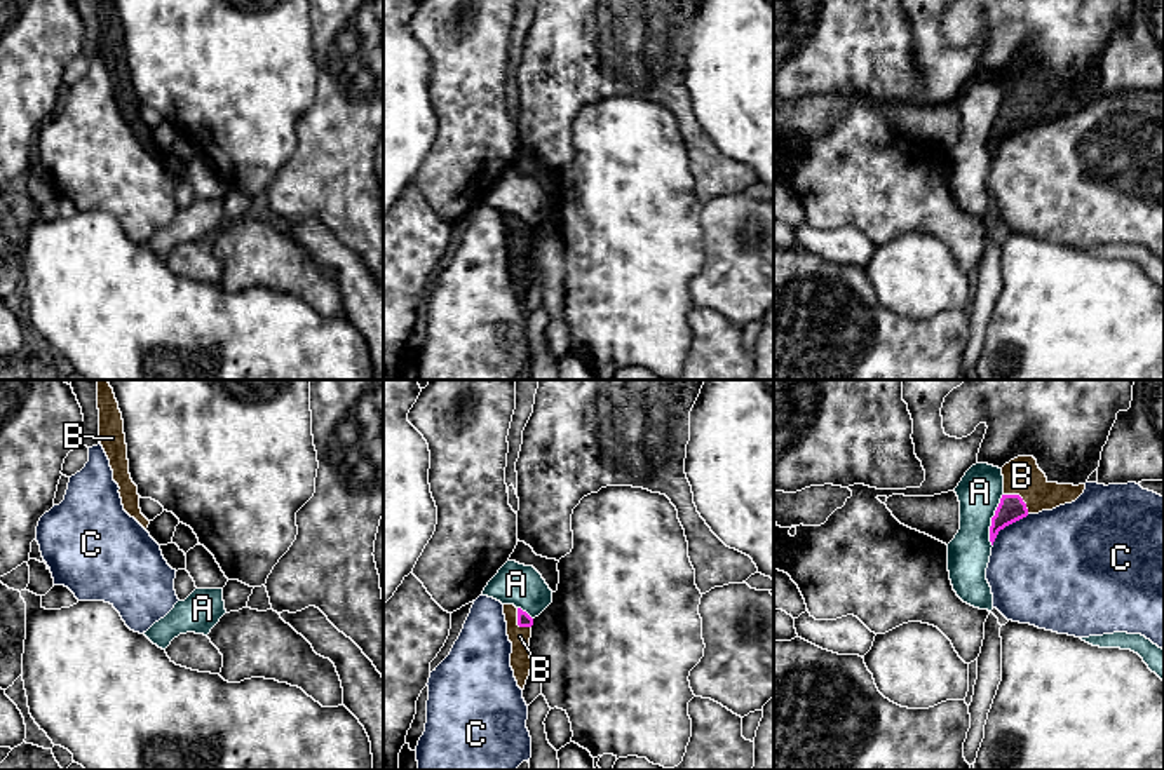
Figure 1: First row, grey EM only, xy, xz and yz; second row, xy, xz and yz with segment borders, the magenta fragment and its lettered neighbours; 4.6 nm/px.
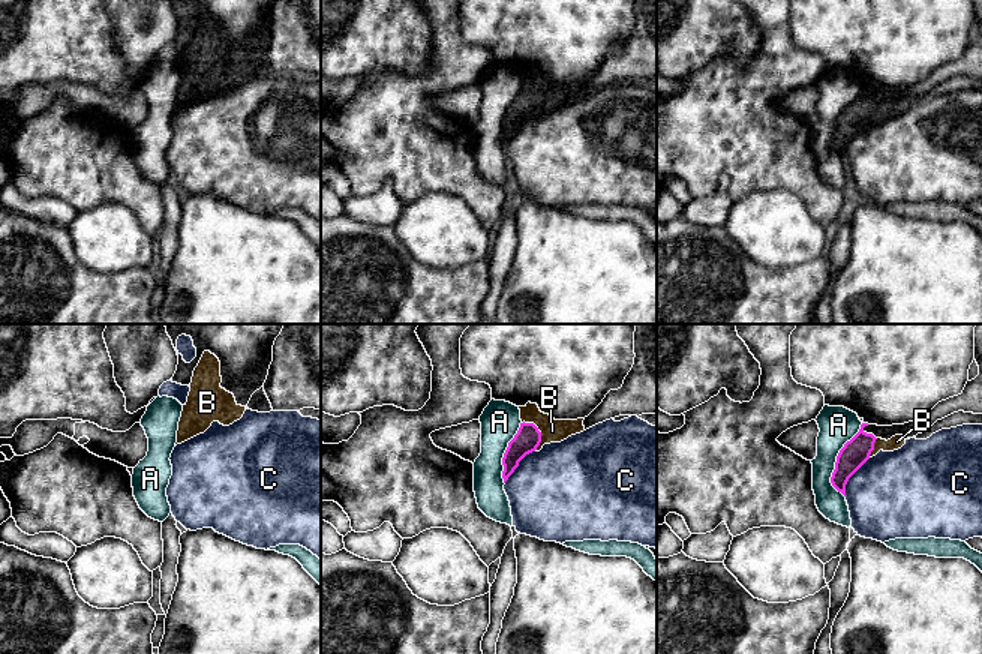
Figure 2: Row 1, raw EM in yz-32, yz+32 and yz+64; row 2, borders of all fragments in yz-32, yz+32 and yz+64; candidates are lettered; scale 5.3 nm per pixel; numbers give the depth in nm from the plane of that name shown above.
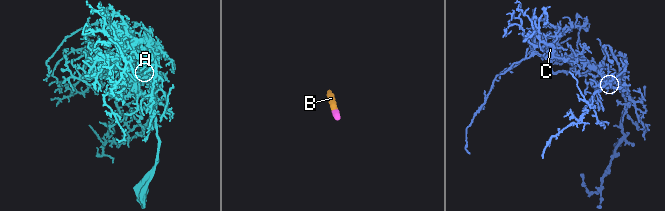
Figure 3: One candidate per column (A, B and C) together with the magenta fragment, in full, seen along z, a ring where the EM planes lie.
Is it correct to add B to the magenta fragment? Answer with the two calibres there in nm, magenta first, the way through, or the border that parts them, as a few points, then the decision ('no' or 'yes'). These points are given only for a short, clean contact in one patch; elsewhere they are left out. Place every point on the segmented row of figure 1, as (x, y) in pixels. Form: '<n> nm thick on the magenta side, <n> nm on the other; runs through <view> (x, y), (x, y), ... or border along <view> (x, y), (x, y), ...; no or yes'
120 nm thick on the magenta side, 180 nm on the other; runs through yz (1011, 507), (1020, 497), (1021, 476); yes

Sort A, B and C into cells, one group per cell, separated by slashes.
A / B / C

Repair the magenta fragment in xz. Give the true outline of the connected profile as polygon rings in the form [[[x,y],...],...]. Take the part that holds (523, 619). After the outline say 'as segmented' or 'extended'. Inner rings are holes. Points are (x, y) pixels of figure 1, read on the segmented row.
[[[504,605],[504,615],[507,622],[507,636],[512,643],[511,667],[514,671],[518,686],[524,690],[531,669],[528,646],[531,638],[533,618],[514,605]]] | extended

